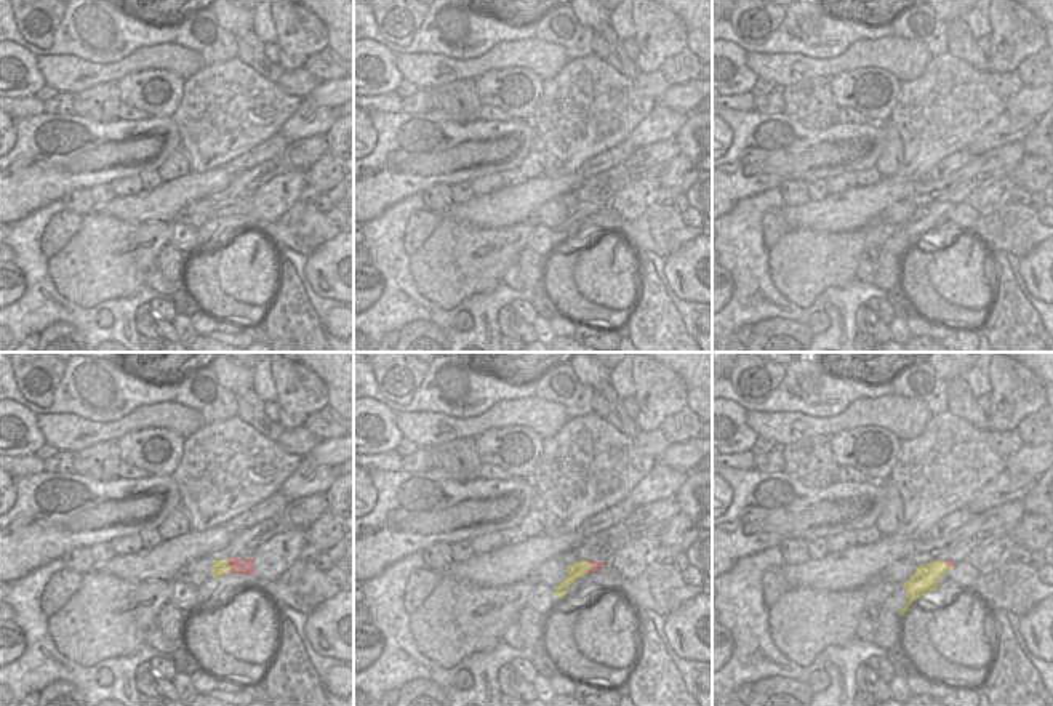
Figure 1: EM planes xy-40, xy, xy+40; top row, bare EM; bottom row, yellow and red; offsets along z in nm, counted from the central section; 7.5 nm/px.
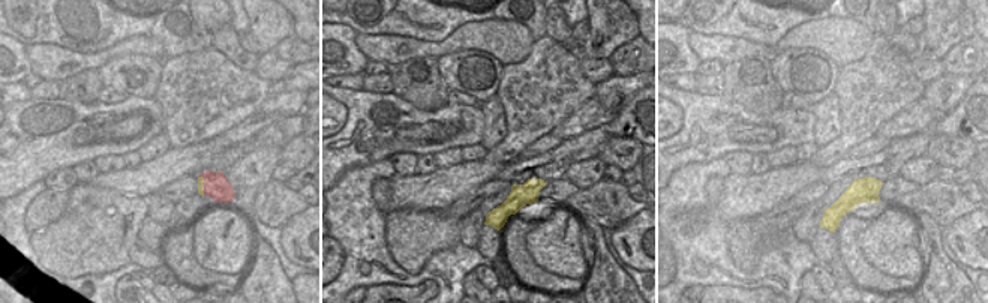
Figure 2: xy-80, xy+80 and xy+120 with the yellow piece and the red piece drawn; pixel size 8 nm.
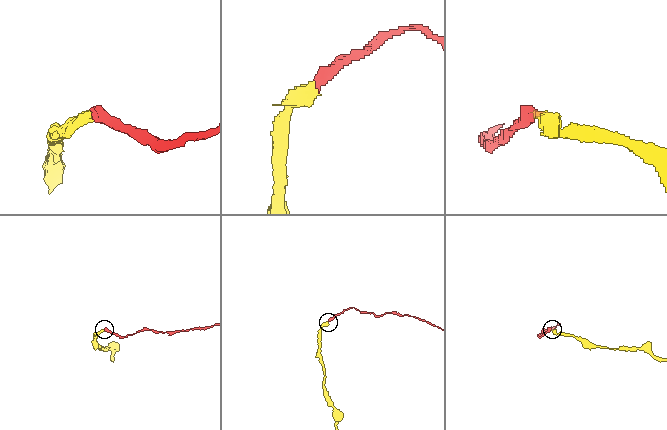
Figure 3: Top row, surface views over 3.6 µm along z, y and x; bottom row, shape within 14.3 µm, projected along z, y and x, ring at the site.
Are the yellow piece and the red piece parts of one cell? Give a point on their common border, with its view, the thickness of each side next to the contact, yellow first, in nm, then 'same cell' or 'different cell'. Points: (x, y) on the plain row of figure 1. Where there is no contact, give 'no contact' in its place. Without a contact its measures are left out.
xy-40 (229, 207) | 120/120 nm | different cell

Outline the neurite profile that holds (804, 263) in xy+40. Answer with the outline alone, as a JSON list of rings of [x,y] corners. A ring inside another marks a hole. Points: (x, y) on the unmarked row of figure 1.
[[[877,226],[840,234],[791,229],[768,251],[771,282],[792,304],[808,309],[824,290],[853,282],[863,255],[879,251],[896,229]]]

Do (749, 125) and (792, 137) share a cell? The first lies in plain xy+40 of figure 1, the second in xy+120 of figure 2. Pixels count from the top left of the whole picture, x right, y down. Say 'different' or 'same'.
same

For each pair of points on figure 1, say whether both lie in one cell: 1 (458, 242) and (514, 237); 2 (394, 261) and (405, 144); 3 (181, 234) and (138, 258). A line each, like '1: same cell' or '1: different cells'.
1: same cell
2: different cells
3: different cells

